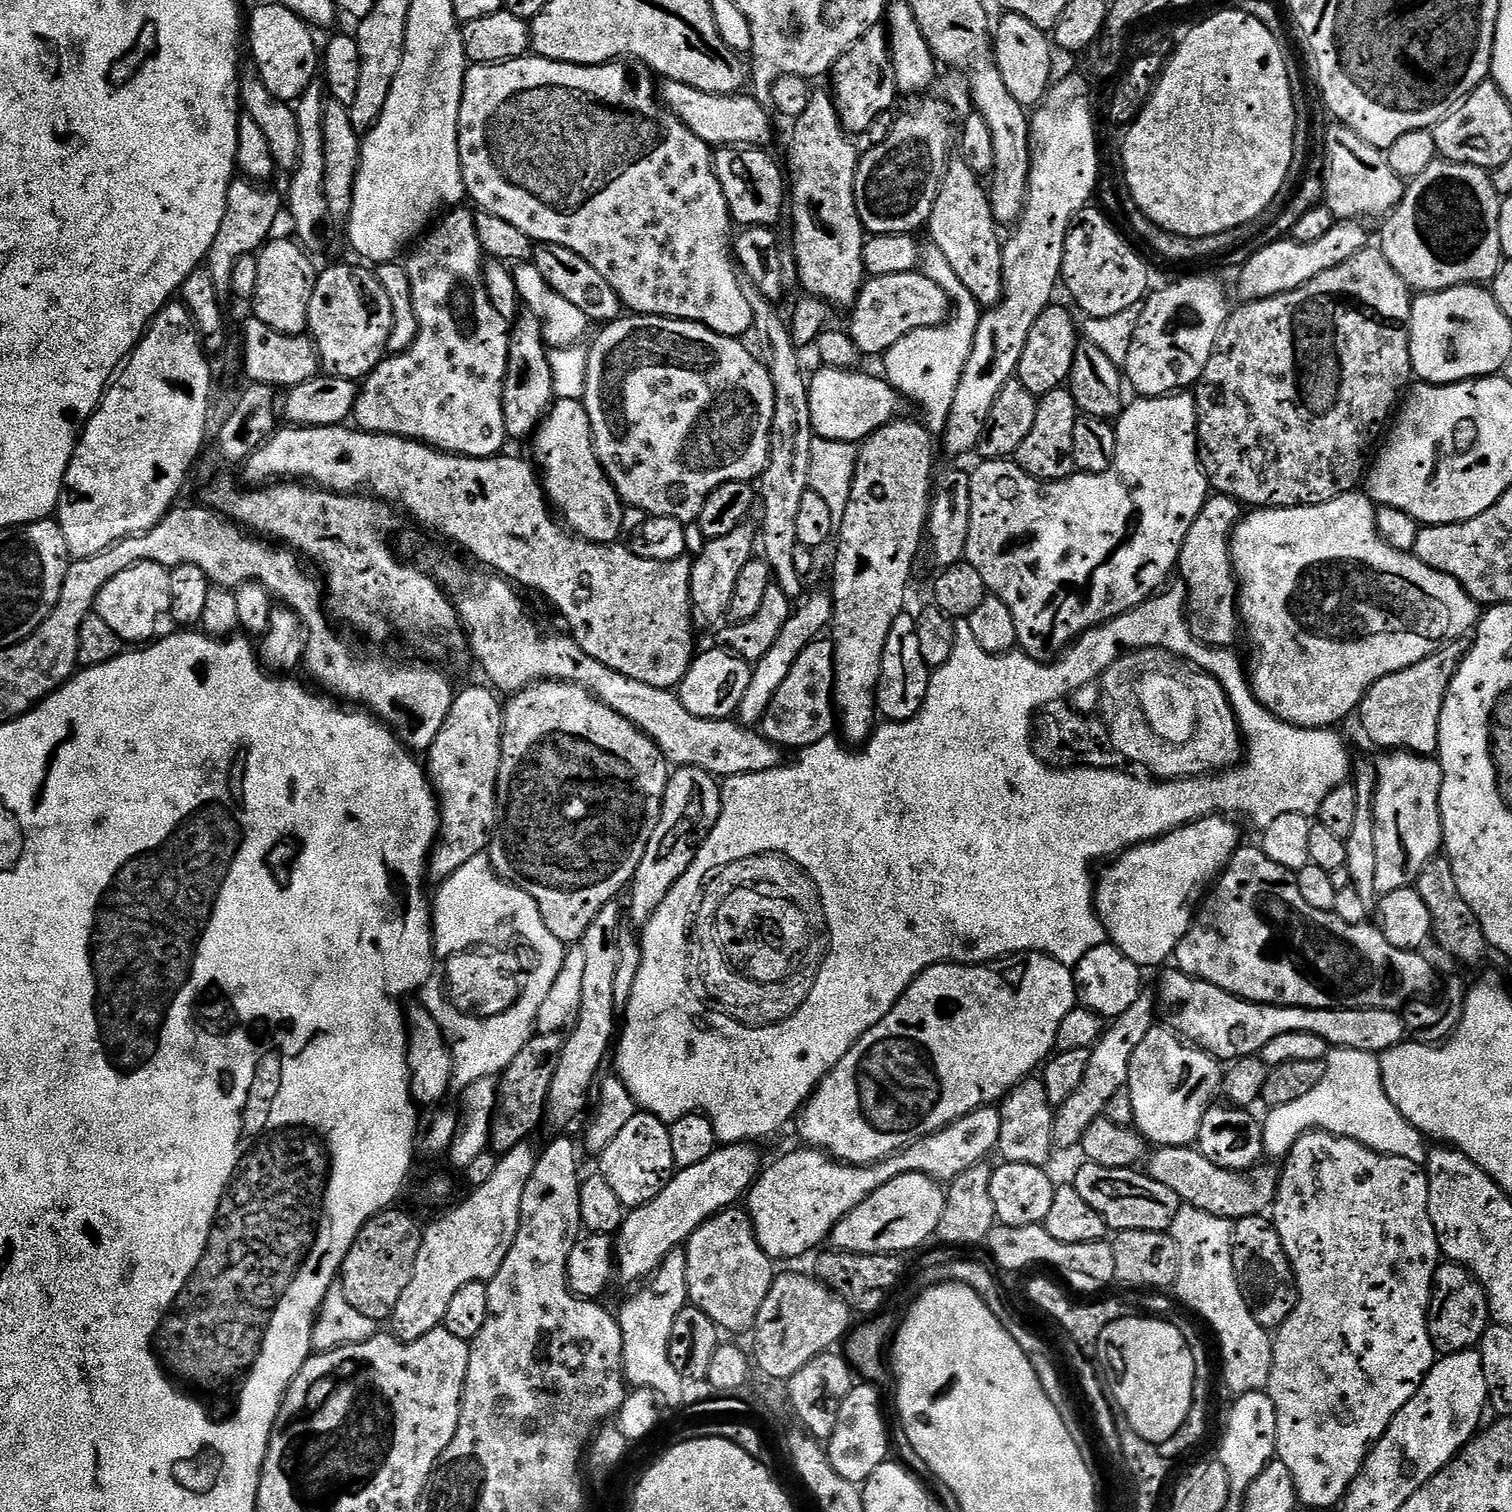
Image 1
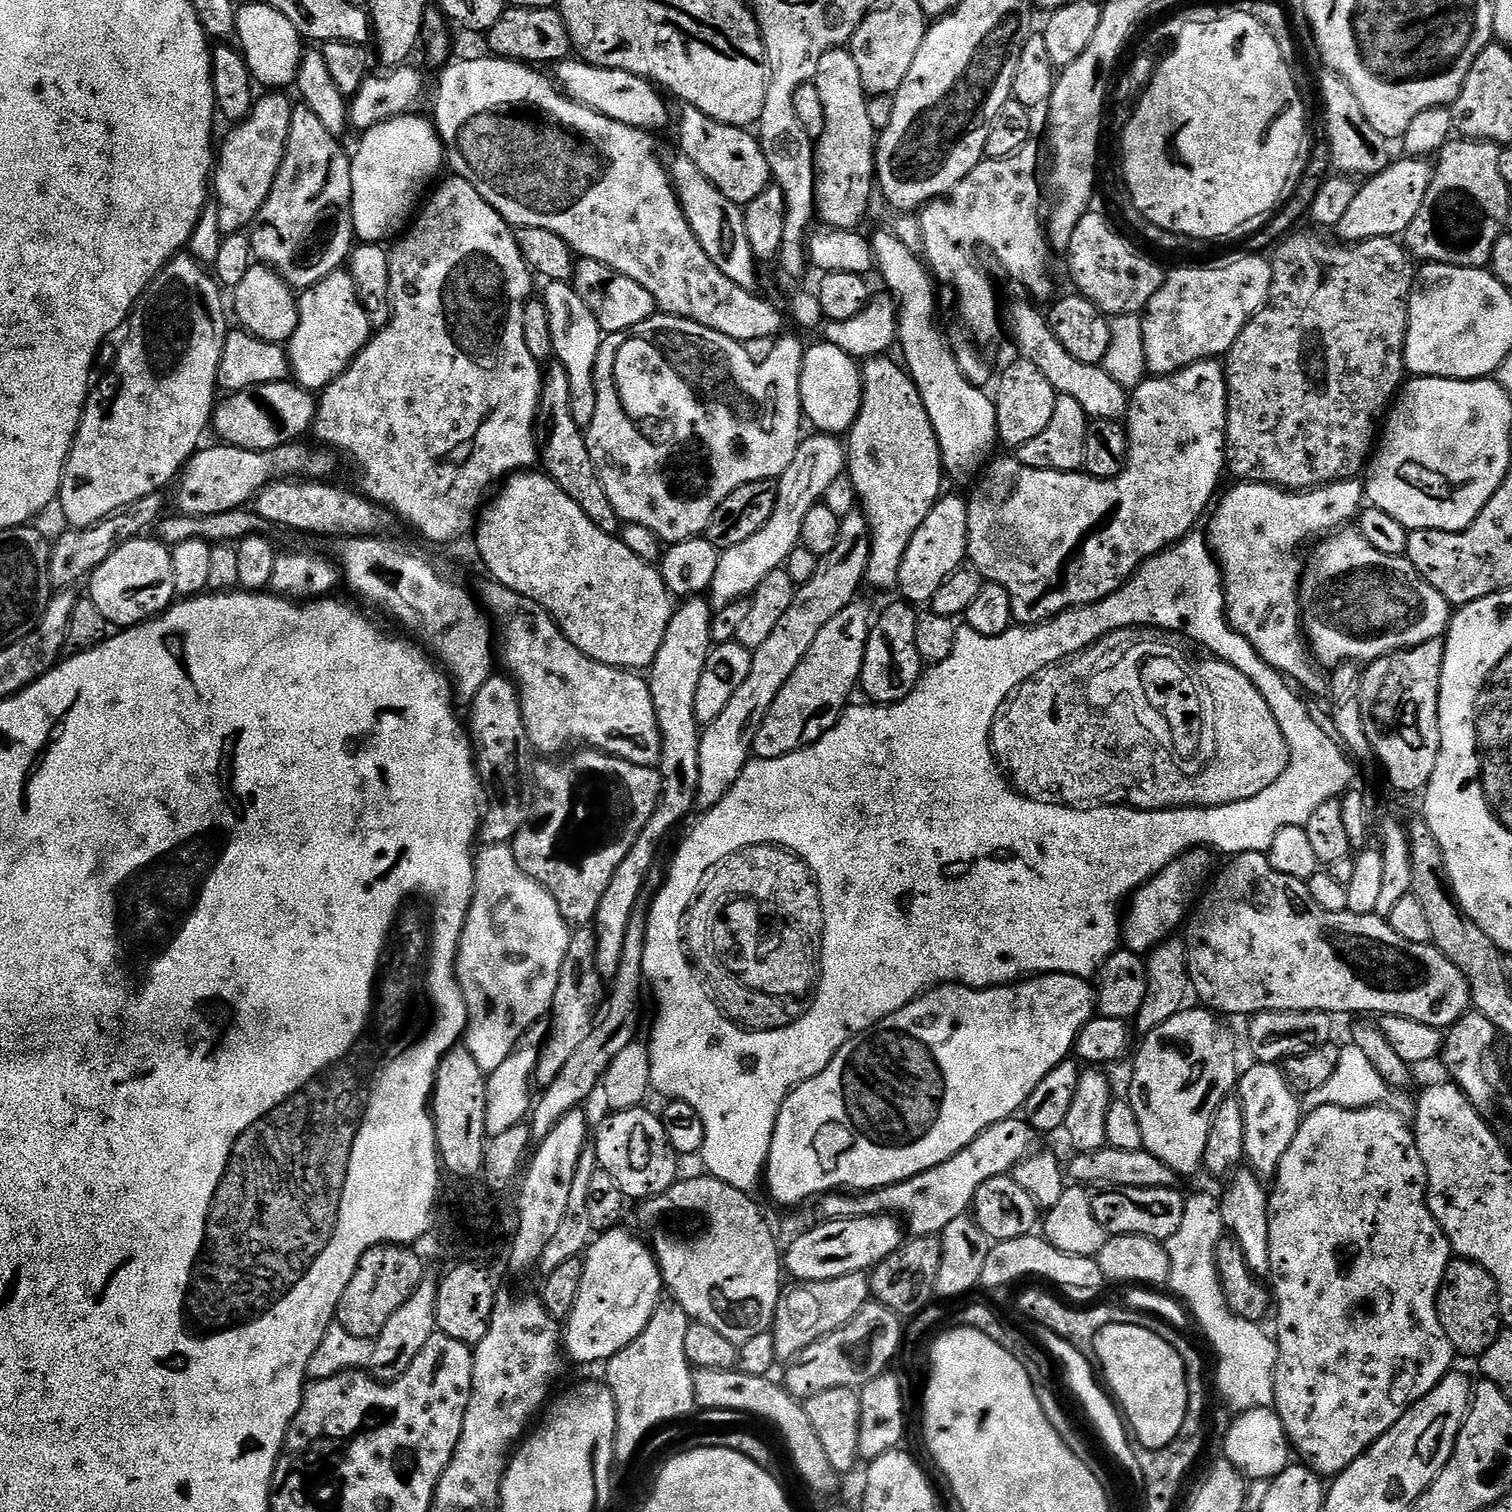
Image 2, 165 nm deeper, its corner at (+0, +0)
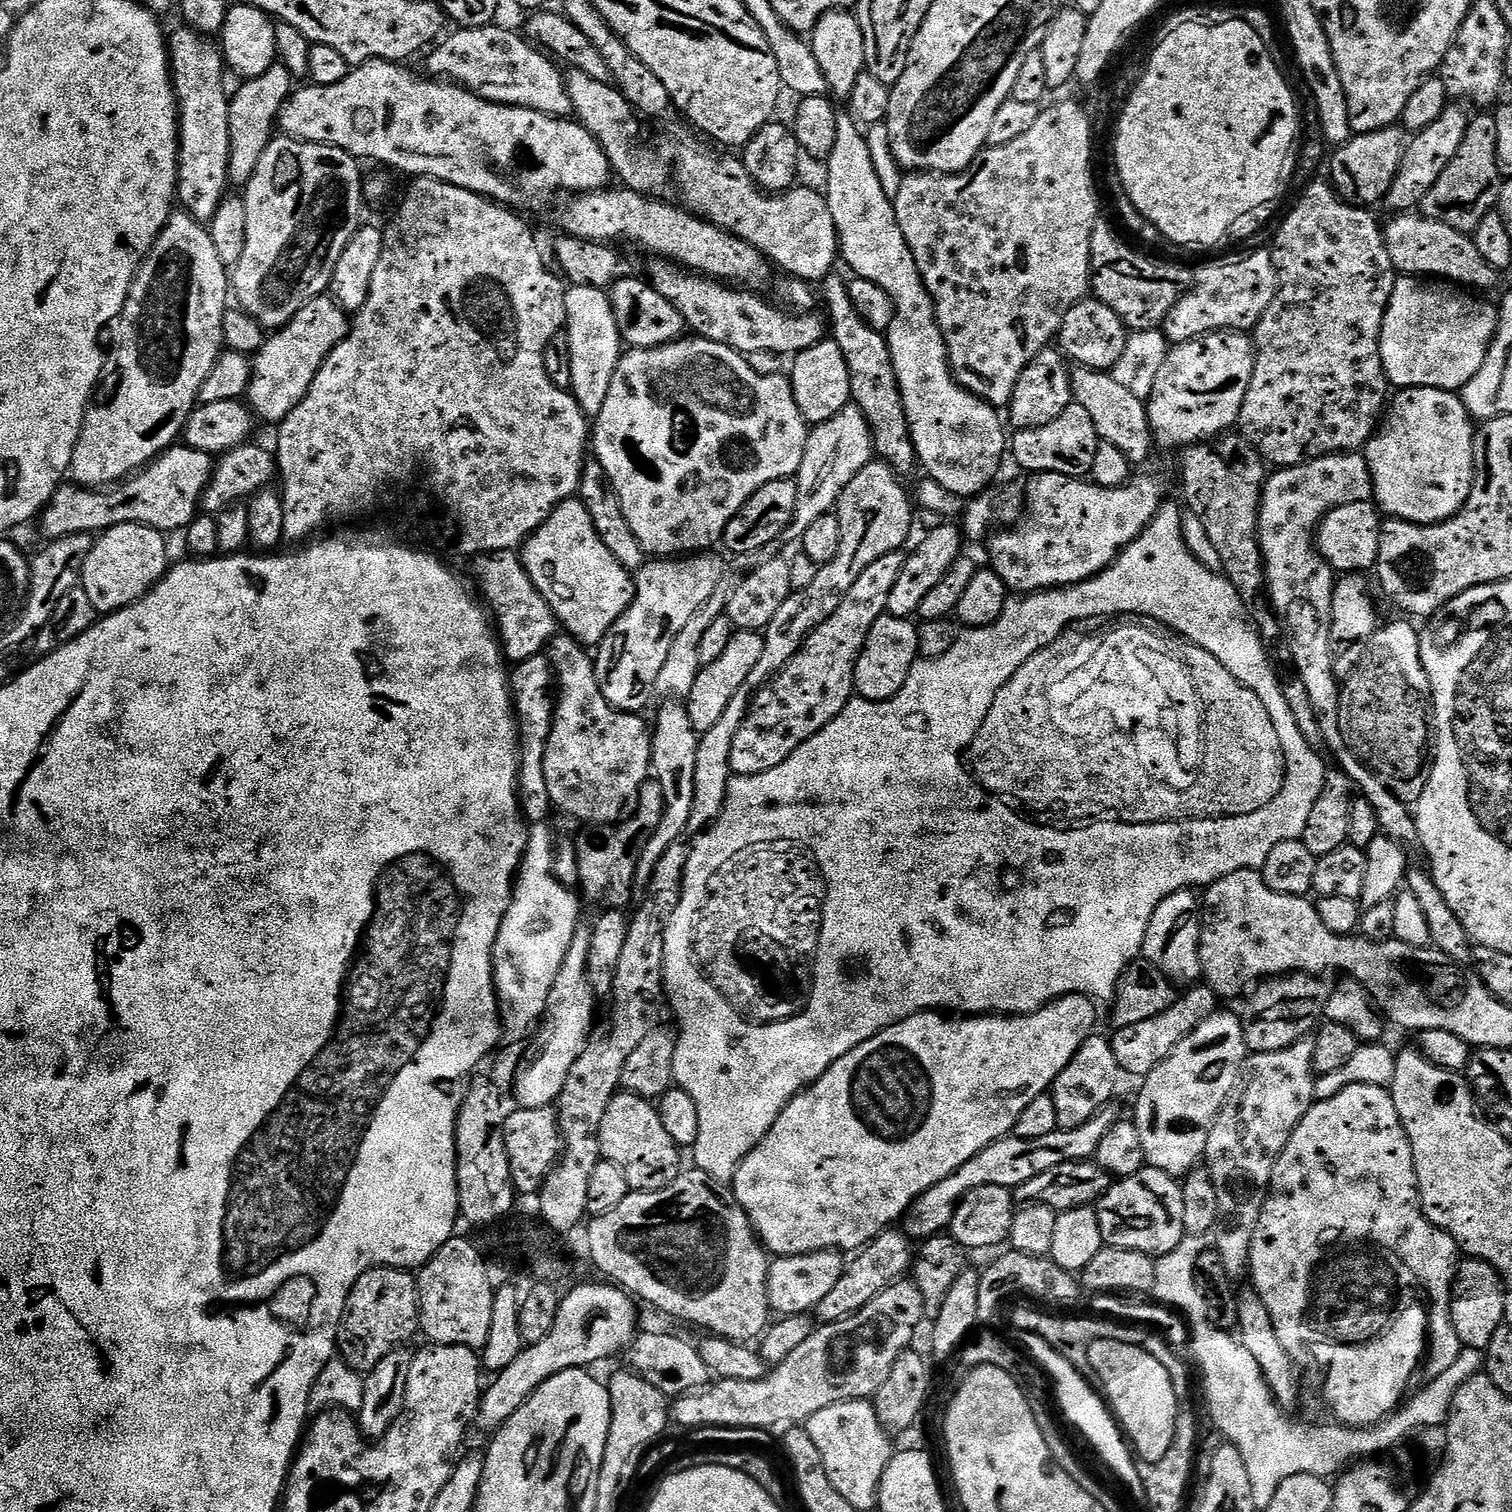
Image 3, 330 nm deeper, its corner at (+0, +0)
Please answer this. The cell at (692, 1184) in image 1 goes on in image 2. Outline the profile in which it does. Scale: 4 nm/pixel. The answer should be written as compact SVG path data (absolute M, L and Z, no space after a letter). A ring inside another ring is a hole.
M617 1226L609 1228L607 1232L599 1233L589 1243L586 1251L583 1253L582 1259L584 1269L582 1270L582 1282L578 1286L578 1299L574 1302L574 1310L570 1310L566 1323L562 1328L562 1348L566 1353L567 1359L572 1360L576 1364L596 1364L599 1362L607 1362L614 1354L618 1354L626 1346L630 1346L630 1342L634 1342L634 1338L638 1338L638 1334L642 1334L642 1330L646 1330L646 1322L650 1322L650 1318L654 1314L654 1310L662 1302L660 1292L665 1291L664 1280L660 1277L660 1270L656 1266L656 1258L652 1254L652 1249L647 1243L644 1244L640 1240L635 1240L628 1232L623 1232L623 1227Z

